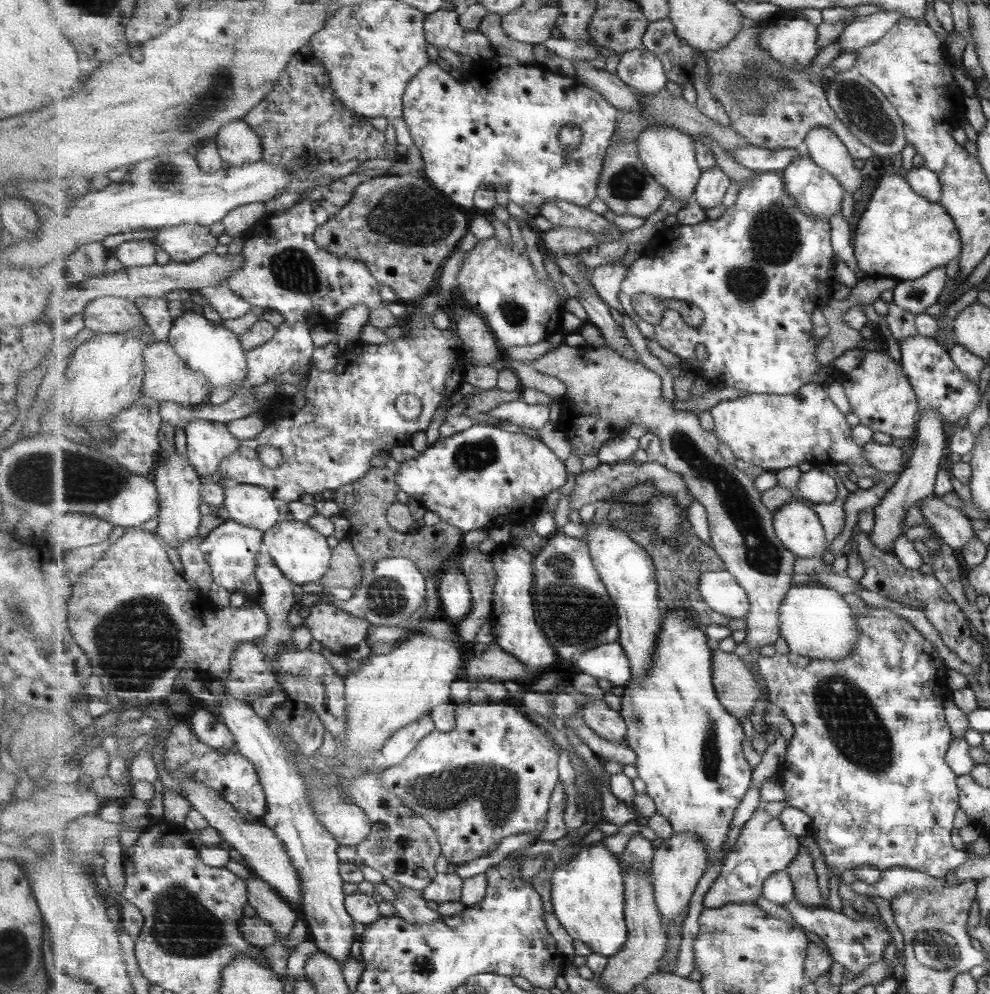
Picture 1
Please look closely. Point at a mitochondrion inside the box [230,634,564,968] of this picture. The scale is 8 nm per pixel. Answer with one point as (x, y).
(495, 788)

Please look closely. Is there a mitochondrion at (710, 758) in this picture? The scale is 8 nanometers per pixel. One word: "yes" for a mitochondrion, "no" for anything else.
yes

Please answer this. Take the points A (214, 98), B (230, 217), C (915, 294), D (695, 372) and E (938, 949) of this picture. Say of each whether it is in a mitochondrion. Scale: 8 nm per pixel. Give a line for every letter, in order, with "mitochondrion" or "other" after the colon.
A: mitochondrion
B: other
C: mitochondrion
D: other
E: mitochondrion

